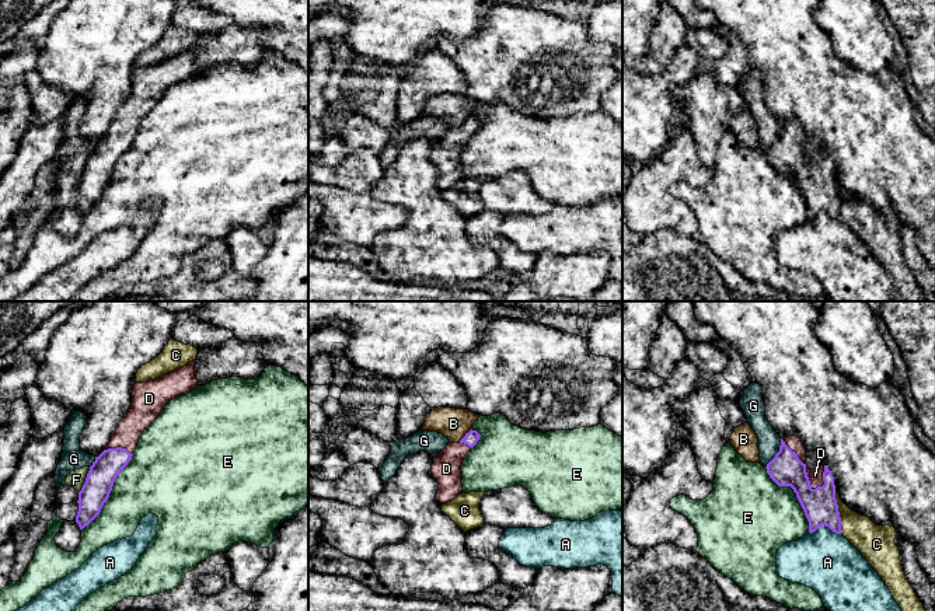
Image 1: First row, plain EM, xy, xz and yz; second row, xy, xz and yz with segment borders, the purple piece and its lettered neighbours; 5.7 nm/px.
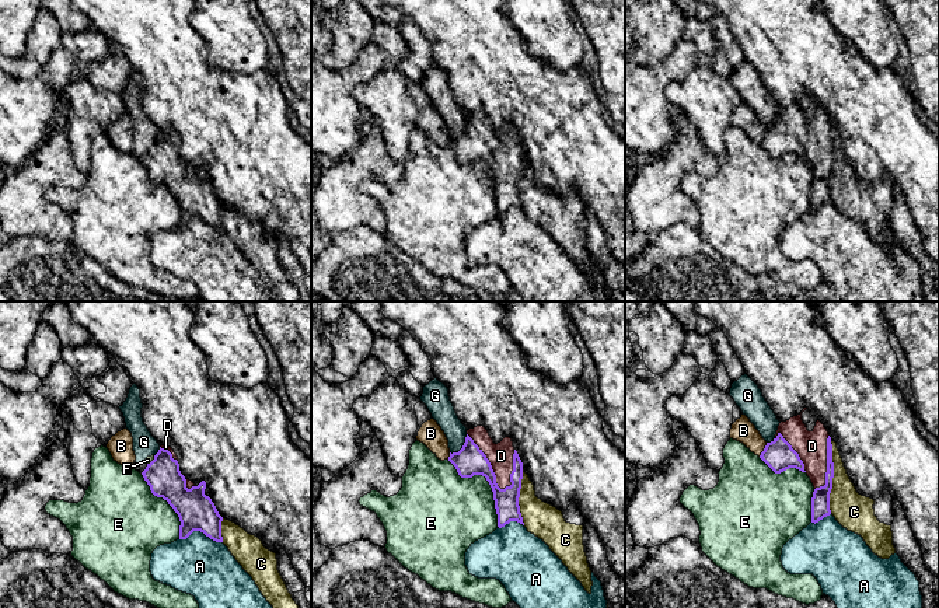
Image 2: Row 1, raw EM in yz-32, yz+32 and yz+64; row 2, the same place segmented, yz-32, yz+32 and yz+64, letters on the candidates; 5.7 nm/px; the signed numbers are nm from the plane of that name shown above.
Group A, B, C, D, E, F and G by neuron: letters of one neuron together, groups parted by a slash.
A / B / C / D / E / F G

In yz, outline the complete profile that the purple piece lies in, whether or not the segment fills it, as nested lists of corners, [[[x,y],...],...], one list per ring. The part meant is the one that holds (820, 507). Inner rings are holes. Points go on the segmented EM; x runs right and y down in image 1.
[[[798,436],[782,437],[779,451],[765,468],[778,486],[793,489],[809,521],[810,534],[821,526],[841,534],[834,476],[828,465],[806,468],[806,448]]]

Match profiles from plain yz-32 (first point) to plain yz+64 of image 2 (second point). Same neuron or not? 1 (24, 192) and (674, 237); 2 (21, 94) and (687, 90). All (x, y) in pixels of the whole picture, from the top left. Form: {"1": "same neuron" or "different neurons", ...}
{"1": "different neurons", "2": "different neurons"}

